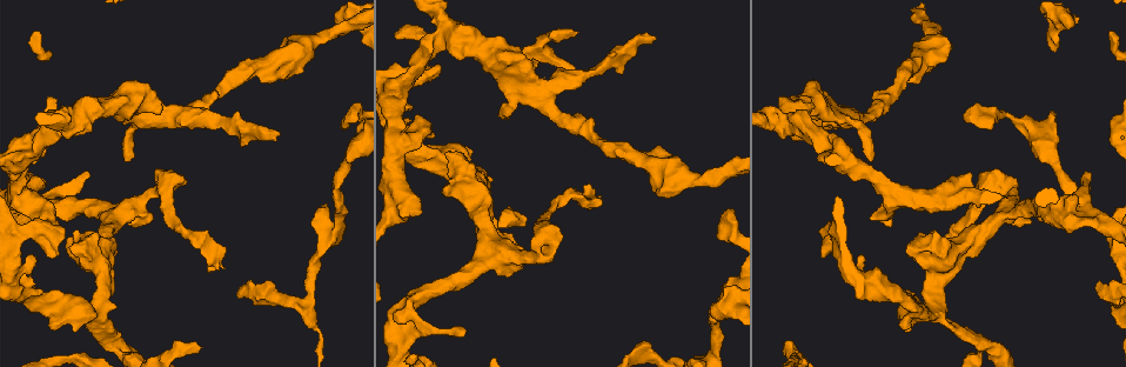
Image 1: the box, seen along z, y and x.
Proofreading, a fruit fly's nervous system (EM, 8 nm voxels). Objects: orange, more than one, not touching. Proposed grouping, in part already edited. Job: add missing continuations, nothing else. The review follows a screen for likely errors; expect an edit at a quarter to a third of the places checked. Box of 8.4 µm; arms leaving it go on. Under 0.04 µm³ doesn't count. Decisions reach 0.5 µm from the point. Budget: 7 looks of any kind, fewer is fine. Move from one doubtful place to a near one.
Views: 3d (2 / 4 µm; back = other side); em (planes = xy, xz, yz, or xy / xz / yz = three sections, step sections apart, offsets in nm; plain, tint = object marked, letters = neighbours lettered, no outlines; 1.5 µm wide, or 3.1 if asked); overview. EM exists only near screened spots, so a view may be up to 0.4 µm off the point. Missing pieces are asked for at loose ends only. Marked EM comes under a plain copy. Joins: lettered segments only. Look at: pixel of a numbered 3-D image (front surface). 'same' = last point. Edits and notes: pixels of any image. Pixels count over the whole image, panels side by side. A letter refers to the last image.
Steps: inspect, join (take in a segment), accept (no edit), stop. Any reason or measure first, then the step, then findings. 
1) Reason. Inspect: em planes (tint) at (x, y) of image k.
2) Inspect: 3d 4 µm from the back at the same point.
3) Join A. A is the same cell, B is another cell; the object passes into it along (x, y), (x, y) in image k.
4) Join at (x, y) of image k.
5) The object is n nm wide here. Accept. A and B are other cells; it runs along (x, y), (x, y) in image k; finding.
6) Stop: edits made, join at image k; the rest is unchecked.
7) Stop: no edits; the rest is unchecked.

An open end. Inspect: em planes (letters) at (504, 119) of image 1.

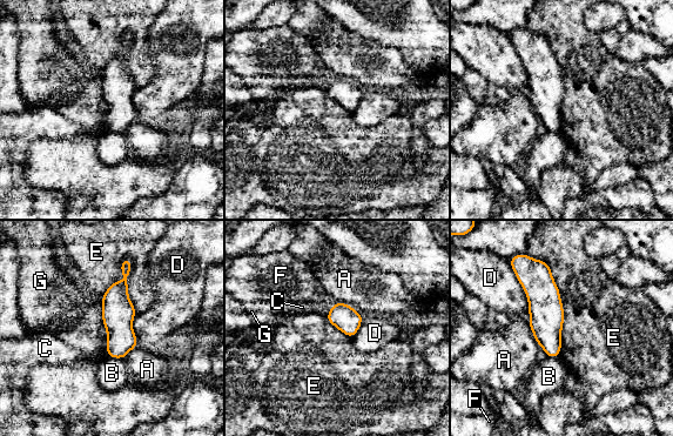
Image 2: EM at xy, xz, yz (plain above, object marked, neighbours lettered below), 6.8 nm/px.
The object is 180 nm wide here. Accept. A, B, C, D, E, F and G are other cells; no lettered segment goes on from it.

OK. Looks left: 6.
An open end. Inspect: 3d 2 µm at (59, 223) of image 1.

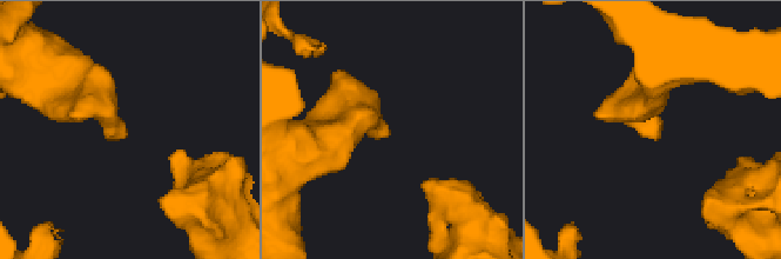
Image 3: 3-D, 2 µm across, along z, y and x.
Now the EM. Inspect: em planes (letters) at (125, 137) of image 3.

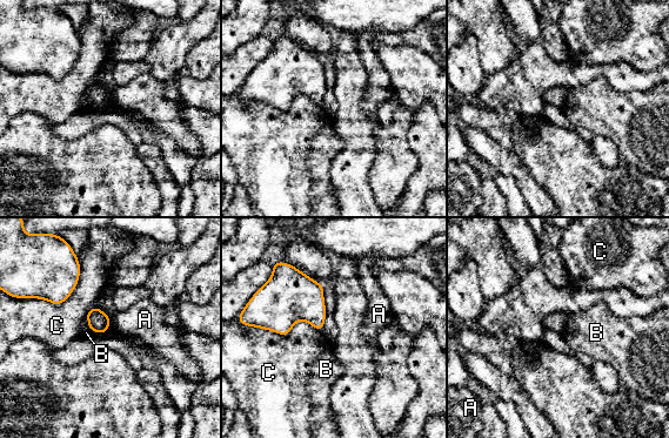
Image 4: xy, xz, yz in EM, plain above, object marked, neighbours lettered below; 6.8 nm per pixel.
Accept. A, B and C are other cells; a border runs along (109, 318), (111, 324) in image 4; no lettered segment goes on from it.

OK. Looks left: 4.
Long arm stops here. Inspect: em yz step 4 (tint) at (209, 268) of image 1.

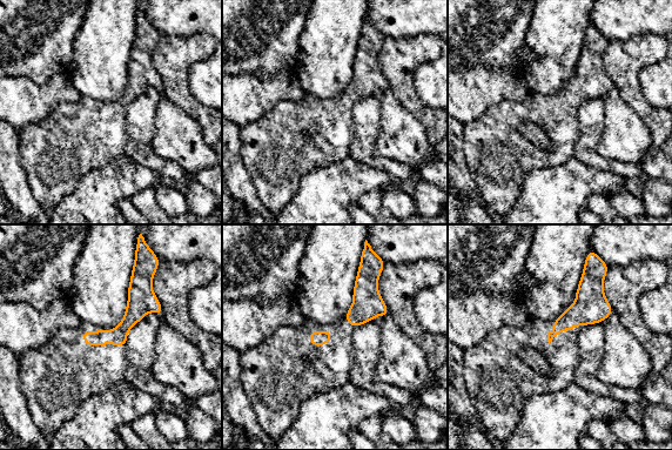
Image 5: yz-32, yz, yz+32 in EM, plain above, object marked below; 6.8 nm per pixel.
Another direction. Inspect: em planes (letters) at the same point.

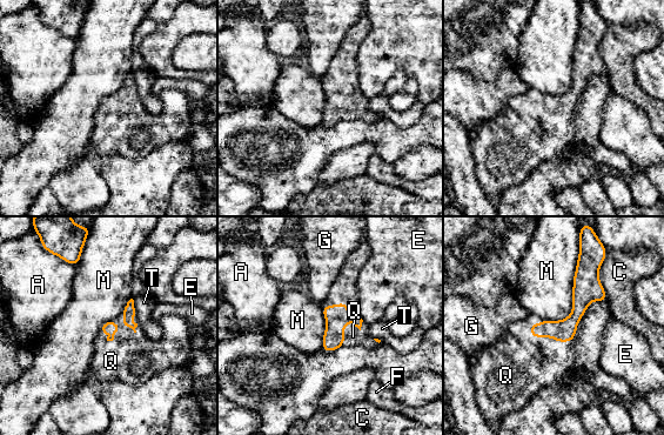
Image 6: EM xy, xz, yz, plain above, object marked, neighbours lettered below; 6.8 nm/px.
Join Q. Q is the same cell, A, C, E, F, G, M and T are other cells; the object passes into it along (565, 329), (547, 336), (523, 365) in image 6; it goes on there.

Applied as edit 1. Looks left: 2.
Stop: edits made, join at image 6; the rest is unchecked.

